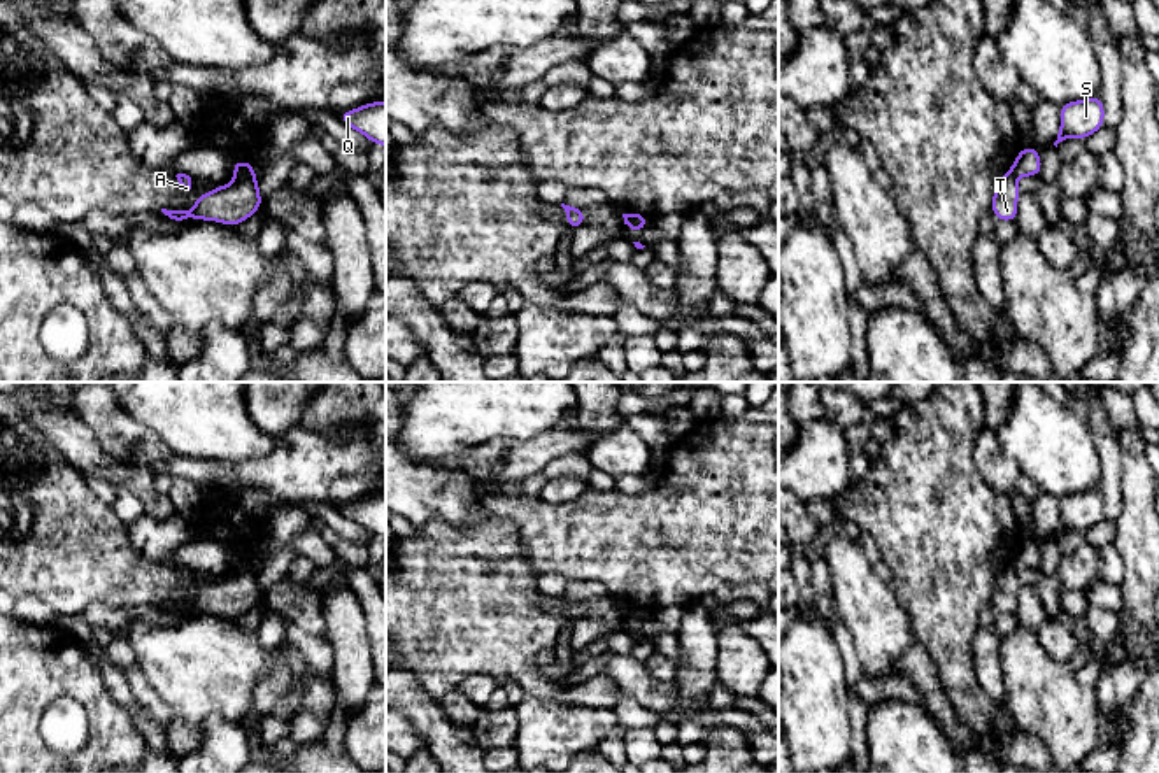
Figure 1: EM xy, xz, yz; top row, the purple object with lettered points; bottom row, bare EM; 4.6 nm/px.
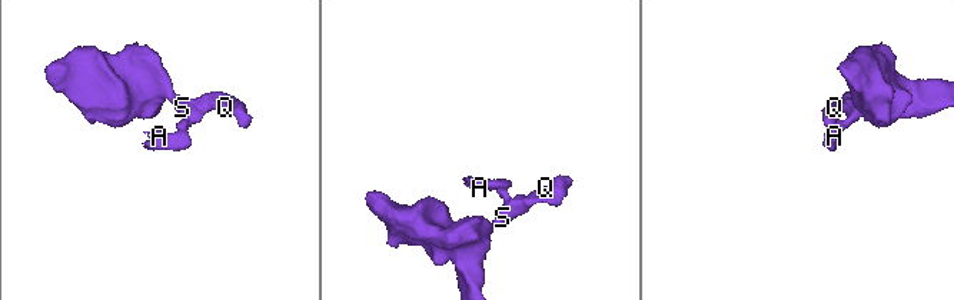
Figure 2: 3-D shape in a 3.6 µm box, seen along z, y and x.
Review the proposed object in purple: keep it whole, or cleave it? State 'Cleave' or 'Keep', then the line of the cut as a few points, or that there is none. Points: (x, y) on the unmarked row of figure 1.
Cleave. Split along xy (253, 563), (235, 570)

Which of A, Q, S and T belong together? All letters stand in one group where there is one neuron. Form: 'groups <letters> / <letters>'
groups A T / Q S

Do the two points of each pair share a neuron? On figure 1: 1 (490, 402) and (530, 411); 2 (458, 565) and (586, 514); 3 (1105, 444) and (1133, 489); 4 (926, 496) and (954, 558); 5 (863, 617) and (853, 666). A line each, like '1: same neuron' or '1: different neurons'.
1: same neuron
2: different neurons
3: different neurons
4: same neuron
5: different neurons

